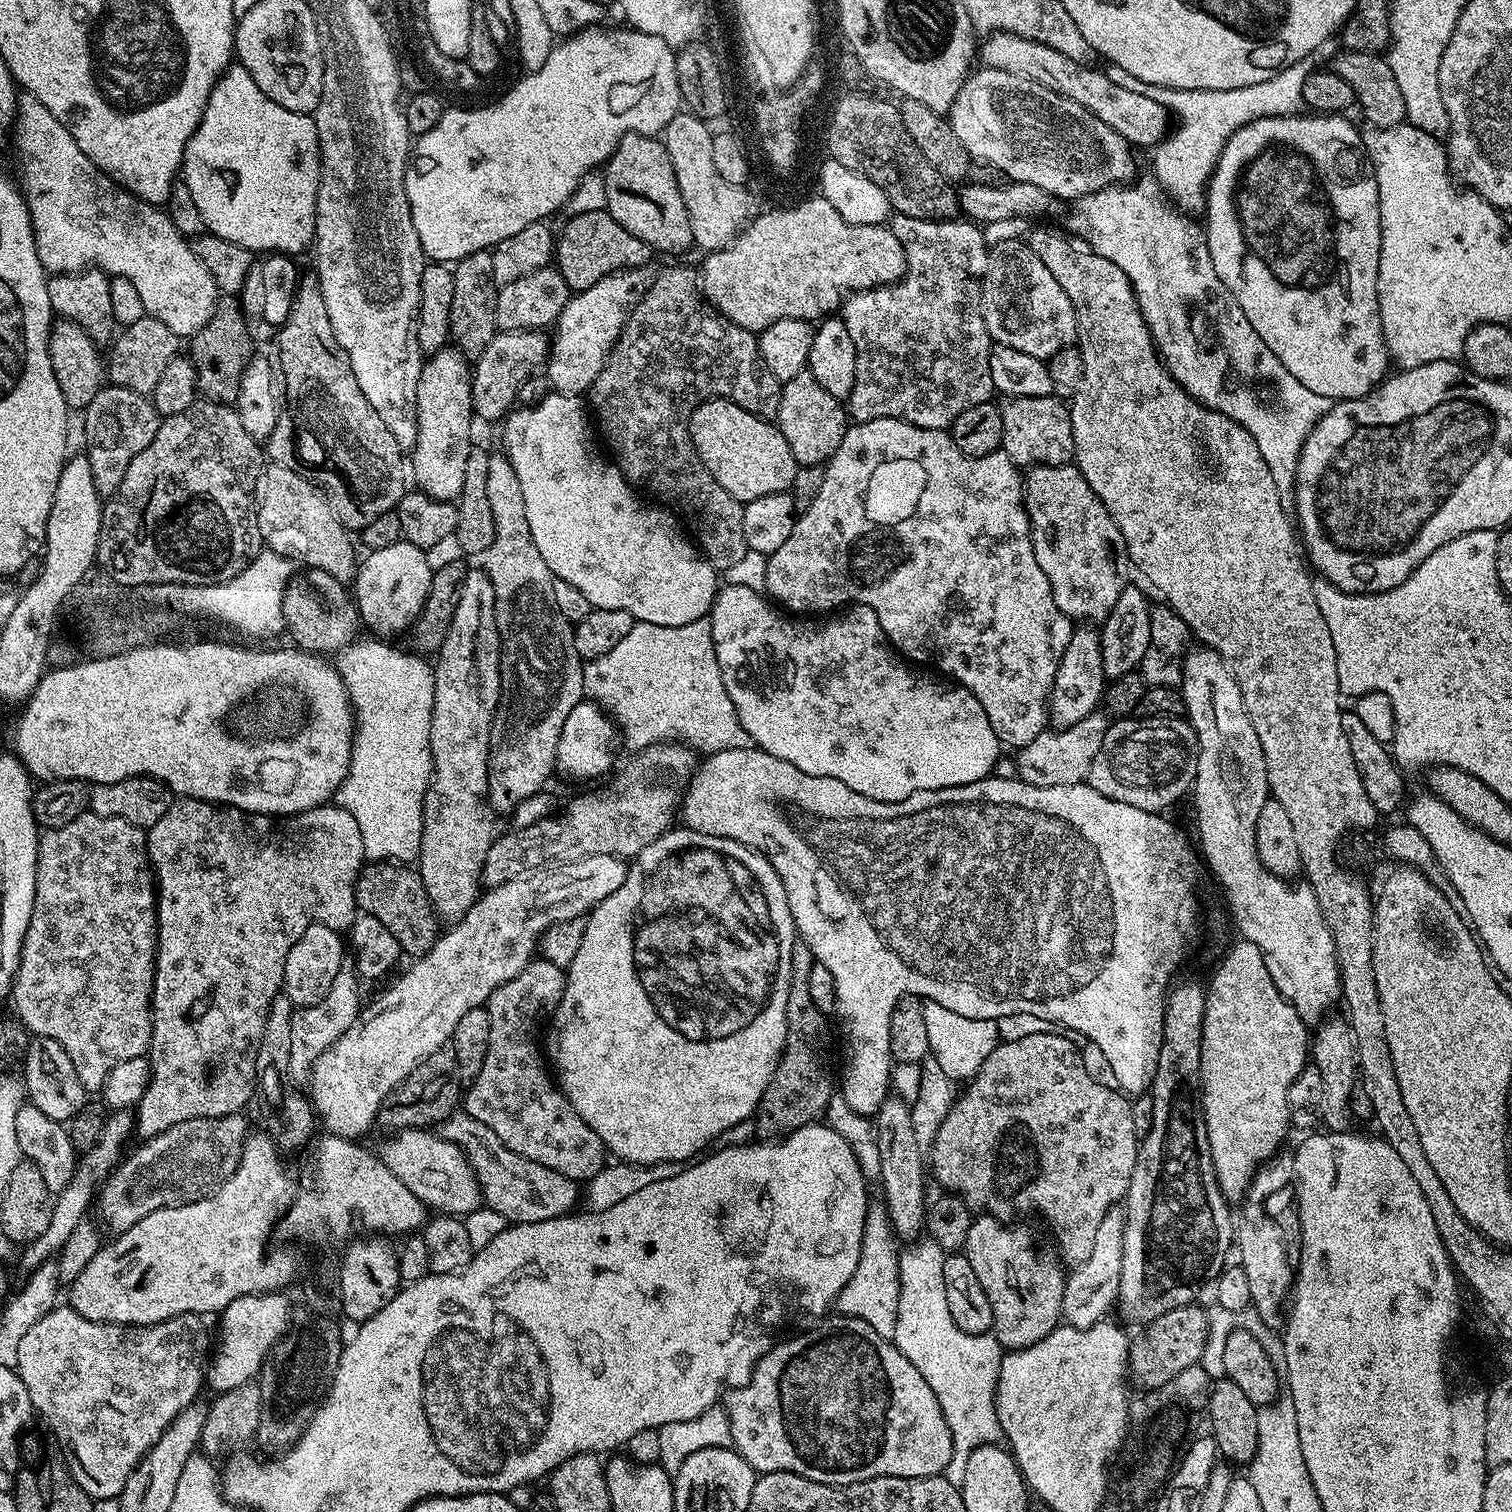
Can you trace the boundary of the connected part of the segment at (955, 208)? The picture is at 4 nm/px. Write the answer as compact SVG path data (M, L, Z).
M876 96L842 97L828 124L827 155L882 186L893 209L901 216L950 220L960 212L957 189L922 158L922 150L914 146L906 126L902 126L900 109L895 103Z

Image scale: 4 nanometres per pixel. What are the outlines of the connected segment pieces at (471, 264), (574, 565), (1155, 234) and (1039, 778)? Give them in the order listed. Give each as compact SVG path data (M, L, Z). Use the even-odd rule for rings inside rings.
M491 251L475 252L462 258L455 265L454 302L450 302L450 340L455 347L469 357L479 356L497 334L498 285L494 278L494 262Z
M552 392L531 406L520 407L509 412L503 421L502 452L514 466L514 474L518 474L522 486L530 538L534 538L534 546L538 546L538 554L542 554L546 566L550 566L553 577L582 590L593 609L626 610L633 621L642 624L686 626L705 619L716 600L717 569L685 535L671 511L640 504L637 489L605 453L605 457L600 453L594 441L587 440L590 412L585 401L579 396Z
M1155 179L1138 180L1129 183L1127 186L1103 188L1097 192L1091 192L1088 196L1079 197L1075 201L1076 210L1072 216L1072 228L1085 240L1083 243L1091 251L1097 252L1099 256L1104 256L1110 262L1114 262L1128 276L1128 281L1132 283L1132 288L1136 292L1136 301L1140 307L1142 318L1150 330L1152 341L1156 344L1156 351L1160 353L1160 359L1163 360L1169 374L1188 391L1193 400L1205 404L1215 412L1226 414L1231 420L1241 424L1254 438L1254 442L1258 442L1258 450L1262 450L1262 458L1266 458L1266 466L1270 466L1270 474L1274 474L1274 486L1278 486L1282 506L1285 510L1291 509L1294 504L1296 467L1300 461L1300 451L1306 442L1306 438L1312 433L1313 426L1328 413L1330 401L1322 398L1322 394L1314 394L1314 390L1302 386L1302 382L1298 382L1298 378L1294 378L1294 374L1290 374L1290 370L1286 370L1286 366L1282 366L1282 362L1278 362L1278 354L1274 354L1274 350L1270 350L1270 346L1266 346L1266 342L1262 342L1262 338L1258 338L1258 330L1254 330L1254 326L1250 326L1250 322L1246 322L1246 314L1242 314L1242 306L1238 306L1238 302L1234 302L1230 290L1226 290L1222 278L1218 278L1218 274L1214 270L1214 262L1210 262L1210 250L1208 249L1205 229L1199 223L1196 225L1192 221L1195 219L1189 218L1173 205L1172 201L1166 198Z
M1097 710L1080 722L1074 722L1074 726L1046 730L1038 734L1034 742L1015 753L1016 776L1027 784L1047 788L1085 783L1094 762L1094 754L1098 754L1098 746L1102 746L1102 738L1106 738L1109 723L1109 717L1103 711Z

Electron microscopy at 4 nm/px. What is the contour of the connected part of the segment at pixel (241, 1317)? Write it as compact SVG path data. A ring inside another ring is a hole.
M278 1290L234 1298L234 1302L230 1302L230 1306L226 1306L218 1316L218 1320L220 1320L220 1341L217 1344L215 1341L214 1351L211 1353L210 1363L206 1368L207 1387L209 1389L212 1387L213 1393L219 1394L226 1390L234 1390L234 1386L249 1383L259 1373L261 1366L264 1365L264 1359L272 1351L272 1347L288 1331L290 1327L288 1316L290 1316L290 1310L284 1305L282 1294Z

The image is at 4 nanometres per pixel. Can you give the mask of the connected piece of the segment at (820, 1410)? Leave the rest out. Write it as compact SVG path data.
M828 1314L819 1322L805 1327L797 1336L789 1340L781 1339L773 1343L772 1349L766 1355L760 1357L760 1361L754 1366L750 1382L741 1388L731 1389L723 1401L723 1408L728 1412L730 1422L730 1434L732 1435L731 1447L739 1452L740 1457L755 1468L757 1473L766 1472L793 1472L802 1478L811 1480L823 1480L826 1484L846 1484L854 1480L869 1480L879 1476L893 1476L894 1478L922 1478L923 1476L939 1476L948 1467L952 1457L952 1435L950 1426L942 1414L942 1406L930 1390L926 1378L918 1374L918 1370L903 1356L891 1340L882 1338L874 1326L862 1322L853 1316L841 1316Z

